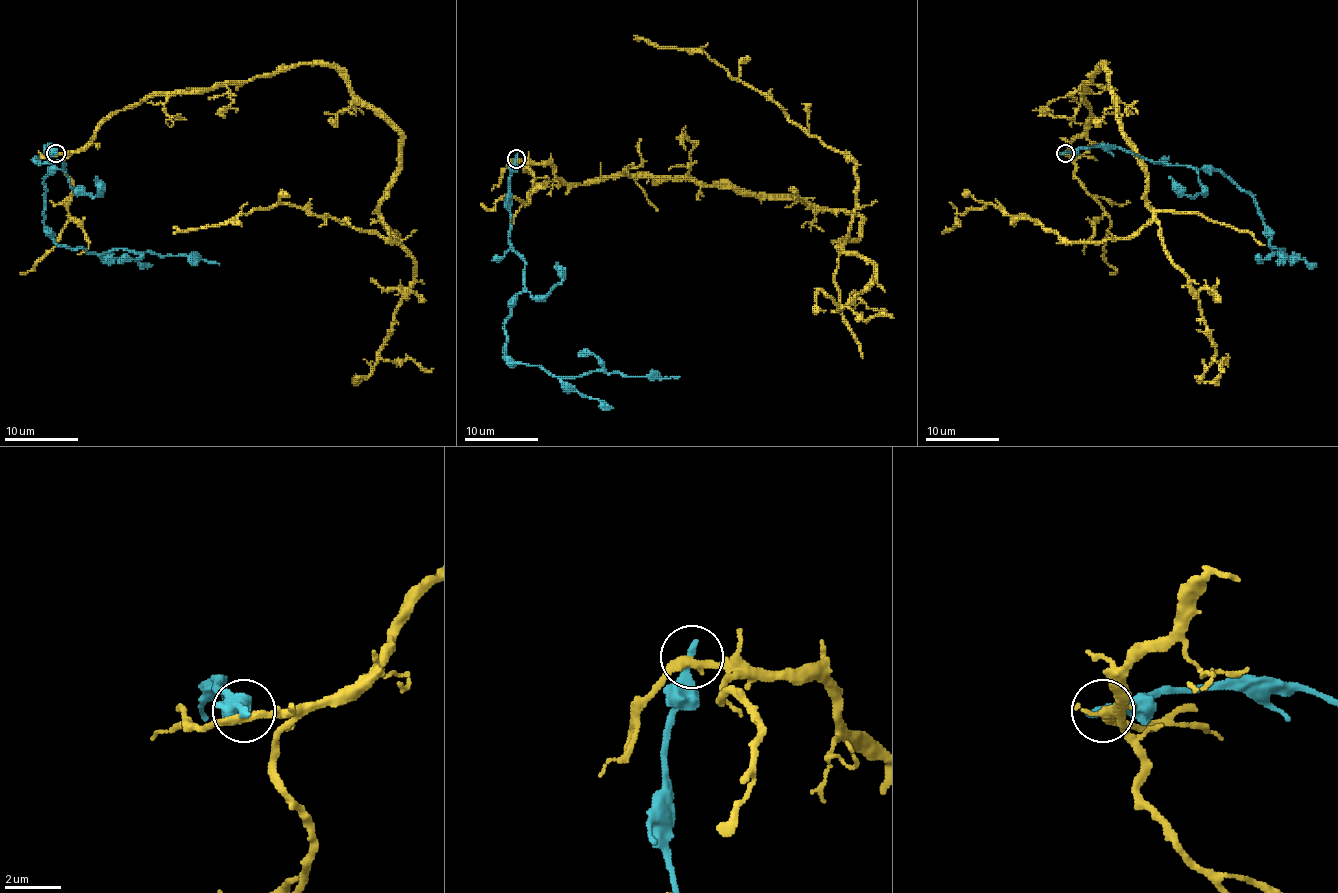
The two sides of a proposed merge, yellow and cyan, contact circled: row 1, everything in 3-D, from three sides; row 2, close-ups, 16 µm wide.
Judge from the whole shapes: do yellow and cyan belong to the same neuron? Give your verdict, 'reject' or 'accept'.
reject

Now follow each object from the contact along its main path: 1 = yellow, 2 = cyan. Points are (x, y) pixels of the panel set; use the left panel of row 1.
1: (55, 154), (155, 95), (300, 64), (330, 64), (400, 136), (380, 206), (396, 241), (289, 204), (173, 234)
2: (55, 152), (49, 147), (48, 158), (64, 167), (44, 178), (46, 232), (59, 245), (219, 265)

